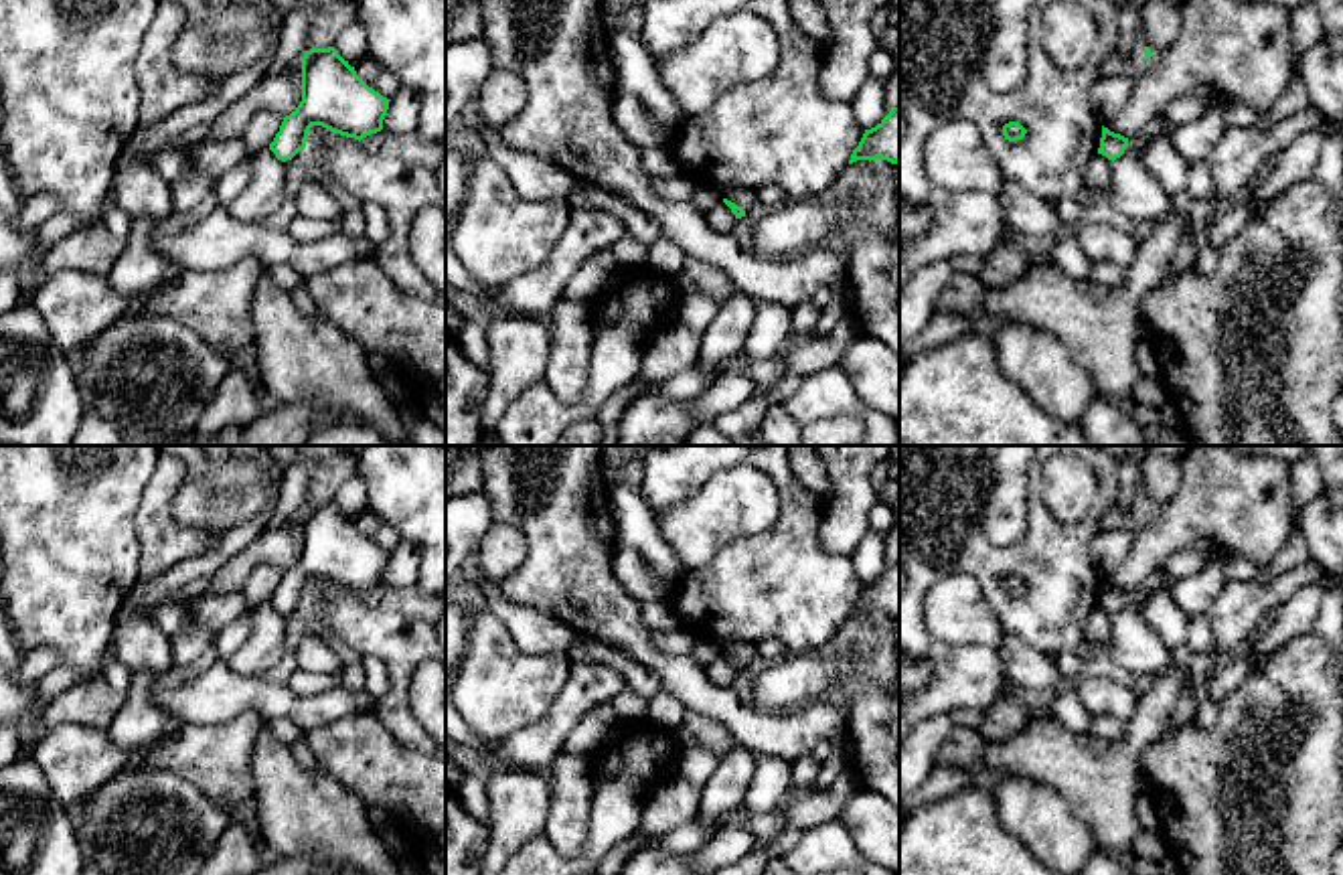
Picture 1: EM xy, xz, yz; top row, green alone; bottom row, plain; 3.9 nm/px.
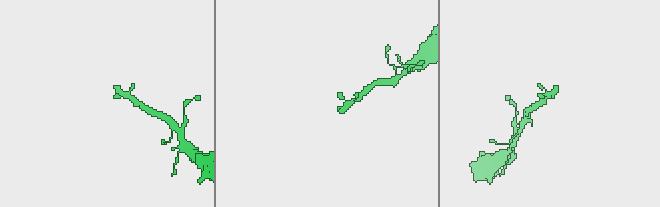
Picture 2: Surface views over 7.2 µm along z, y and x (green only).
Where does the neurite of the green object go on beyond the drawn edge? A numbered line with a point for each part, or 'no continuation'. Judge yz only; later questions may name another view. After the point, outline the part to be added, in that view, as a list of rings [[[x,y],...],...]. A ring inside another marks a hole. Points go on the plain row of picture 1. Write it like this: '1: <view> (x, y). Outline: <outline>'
1: yz (1161, 474). Outline: [[[1149,452],[1142,462],[1142,498],[1153,506],[1165,506],[1181,486],[1181,460]]]

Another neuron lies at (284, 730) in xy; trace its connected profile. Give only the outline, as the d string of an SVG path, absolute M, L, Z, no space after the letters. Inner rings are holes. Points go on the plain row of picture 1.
M267 719L265 721L267 731L280 739L282 743L292 745L294 741L298 741L302 735L306 735L296 723L292 723L290 719Z

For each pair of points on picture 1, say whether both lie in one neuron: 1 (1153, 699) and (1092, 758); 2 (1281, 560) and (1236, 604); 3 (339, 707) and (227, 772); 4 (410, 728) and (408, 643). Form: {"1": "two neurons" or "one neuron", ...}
{"1": "one neuron", "2": "two neurons", "3": "two neurons", "4": "one neuron"}

